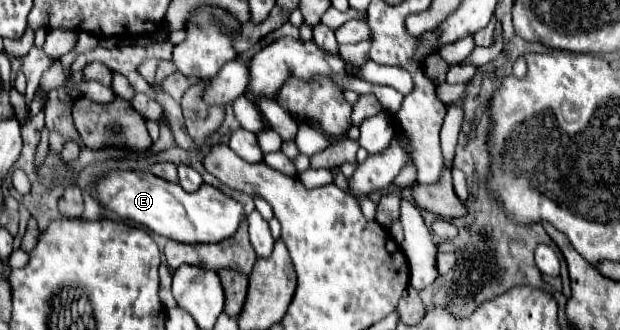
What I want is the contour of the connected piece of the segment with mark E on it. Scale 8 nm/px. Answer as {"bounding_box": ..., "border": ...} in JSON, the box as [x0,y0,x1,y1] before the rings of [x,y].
{"bounding_box":[96,170,246,244],"border":[[[116,170],[96,184],[98,196],[106,208],[120,218],[128,218],[146,226],[150,232],[182,242],[182,244],[214,244],[222,242],[238,230],[246,218],[244,206],[222,194],[210,184],[202,184],[196,192],[184,192],[180,184],[170,184],[150,172]]]}

